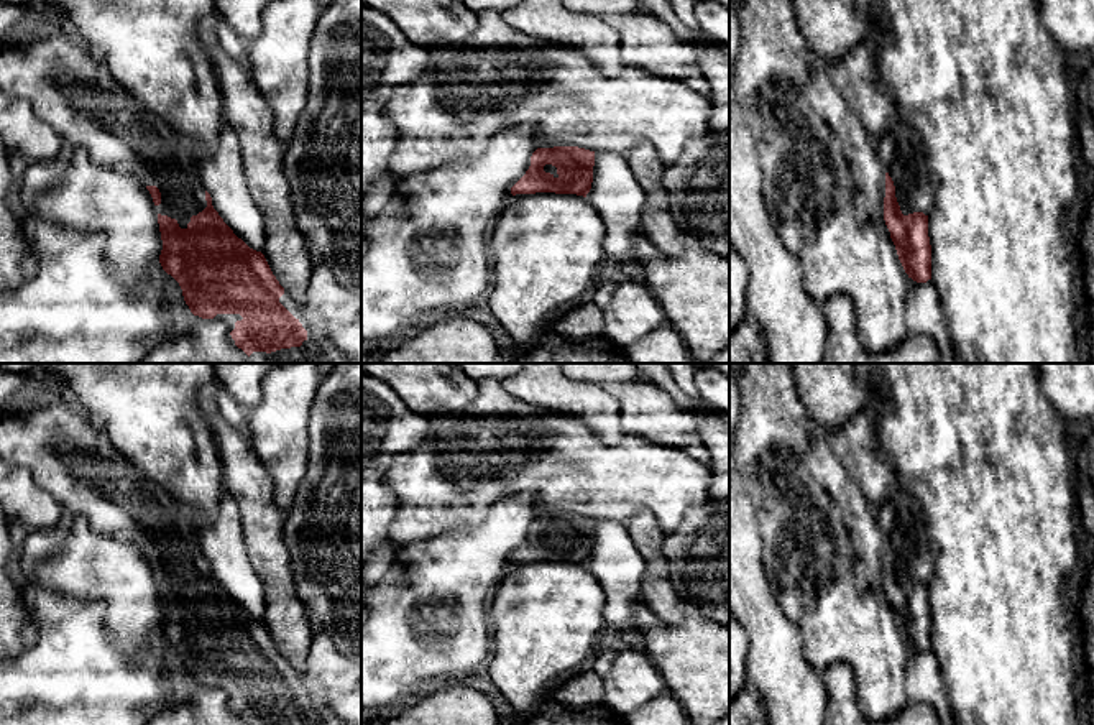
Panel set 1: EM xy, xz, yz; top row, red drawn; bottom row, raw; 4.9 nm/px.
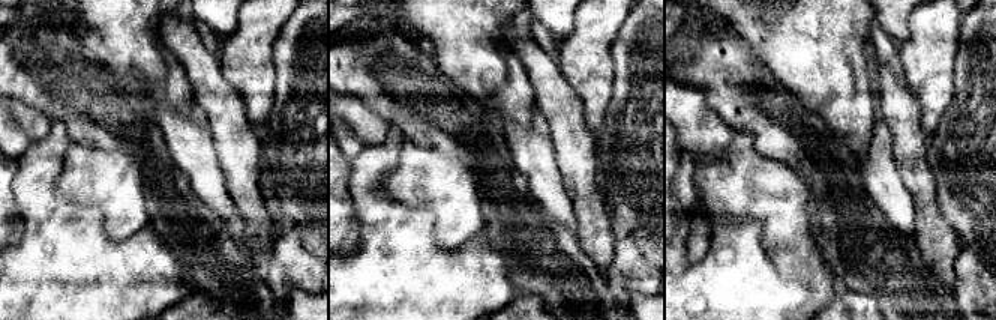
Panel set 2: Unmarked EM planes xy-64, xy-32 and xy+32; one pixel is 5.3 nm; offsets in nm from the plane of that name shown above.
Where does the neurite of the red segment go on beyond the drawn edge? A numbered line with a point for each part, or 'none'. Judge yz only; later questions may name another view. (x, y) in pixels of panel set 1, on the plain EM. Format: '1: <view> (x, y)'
1: yz (900, 518)

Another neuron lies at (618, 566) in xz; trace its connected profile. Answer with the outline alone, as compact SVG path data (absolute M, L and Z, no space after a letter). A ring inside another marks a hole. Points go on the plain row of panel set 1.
M595 520L593 551L586 567L600 582L606 602L608 628L624 631L632 623L632 607L641 598L646 561L623 521Z

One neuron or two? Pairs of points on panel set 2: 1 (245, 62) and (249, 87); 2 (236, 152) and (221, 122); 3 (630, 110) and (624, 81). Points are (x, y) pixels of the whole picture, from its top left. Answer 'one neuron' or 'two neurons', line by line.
1: one neuron
2: one neuron
3: one neuron

